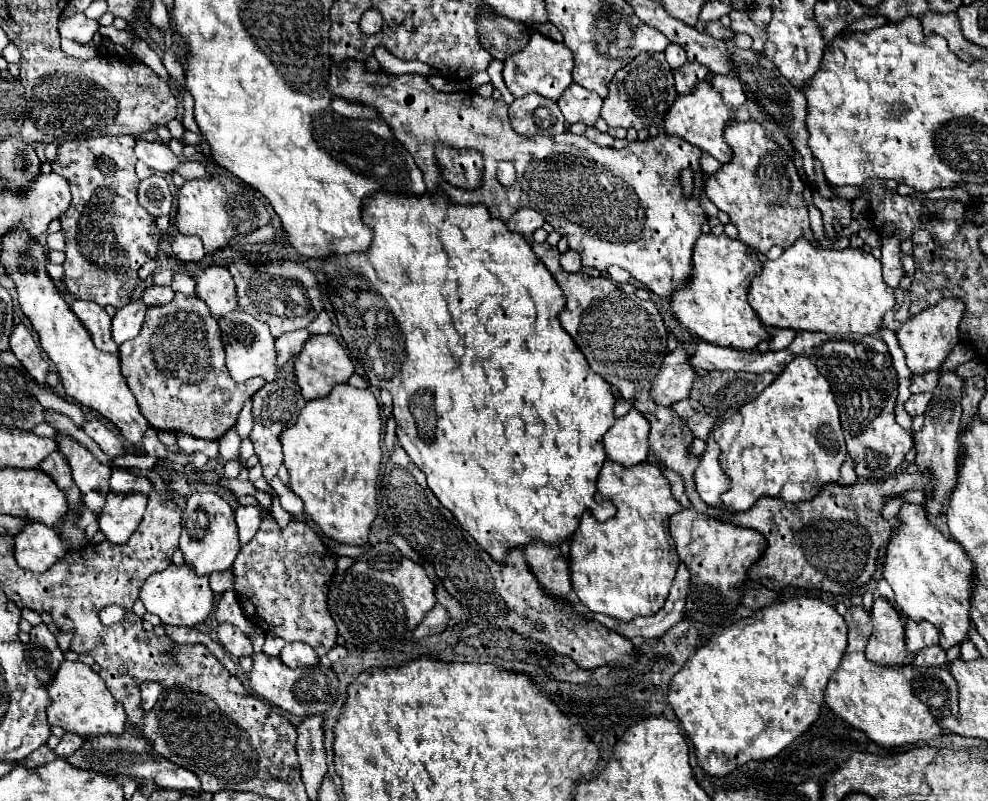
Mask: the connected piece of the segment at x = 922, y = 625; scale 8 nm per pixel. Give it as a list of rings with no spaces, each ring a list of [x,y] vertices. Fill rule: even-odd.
[[[909,620],[905,624],[905,642],[907,642],[907,650],[911,654],[917,654],[919,650],[939,642],[939,630],[935,630],[935,626],[931,626],[929,622],[911,622]]]

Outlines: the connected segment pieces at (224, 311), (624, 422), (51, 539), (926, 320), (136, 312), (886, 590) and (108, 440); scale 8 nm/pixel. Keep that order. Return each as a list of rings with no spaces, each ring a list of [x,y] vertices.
[[[205,266],[195,278],[195,284],[197,296],[205,300],[217,320],[239,308],[233,276],[225,266]]]
[[[635,408],[619,418],[605,434],[607,458],[621,466],[637,466],[649,458],[649,422]]]
[[[41,522],[27,524],[19,534],[15,534],[13,556],[15,562],[31,572],[45,572],[49,566],[65,556],[67,548],[53,528]]]
[[[947,298],[947,300],[941,300],[937,306],[931,306],[931,310],[923,310],[921,314],[909,318],[903,324],[903,328],[897,332],[897,338],[899,338],[901,350],[905,352],[907,366],[913,374],[921,376],[925,372],[941,370],[941,364],[947,360],[949,352],[959,342],[957,328],[961,318],[963,318],[963,302]]]
[[[131,300],[127,306],[119,308],[111,320],[111,338],[117,344],[135,338],[143,326],[145,310],[147,306],[141,300]]]
[[[880,580],[878,581],[877,583],[877,592],[880,596],[884,597],[886,600],[888,600],[897,610],[899,610],[899,613],[902,615],[902,616],[905,616],[904,612],[902,610],[900,610],[897,606],[897,604],[895,603],[895,599],[894,599],[894,592],[893,590],[891,589],[891,587],[889,586],[889,584],[884,580]]]
[[[91,420],[91,422],[85,422],[81,426],[81,430],[93,438],[93,442],[109,456],[109,458],[117,458],[117,456],[125,456],[125,450],[123,450],[123,444],[119,440],[119,436],[109,430],[103,422],[99,420]]]

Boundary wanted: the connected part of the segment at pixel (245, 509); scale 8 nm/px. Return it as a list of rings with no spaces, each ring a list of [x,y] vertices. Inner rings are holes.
[[[239,506],[239,510],[235,512],[235,518],[237,518],[239,542],[241,546],[245,546],[259,530],[263,512],[257,506]]]

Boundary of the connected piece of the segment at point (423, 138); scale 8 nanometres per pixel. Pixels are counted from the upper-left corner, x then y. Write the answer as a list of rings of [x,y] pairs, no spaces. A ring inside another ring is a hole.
[[[357,60],[335,64],[335,72],[327,86],[329,92],[379,110],[381,118],[395,132],[395,138],[403,142],[421,168],[427,194],[443,192],[451,204],[483,204],[491,218],[503,222],[521,208],[539,210],[545,222],[569,240],[569,248],[581,254],[583,266],[597,268],[599,272],[607,272],[613,264],[621,266],[637,282],[665,300],[687,286],[691,278],[693,246],[707,220],[699,204],[699,160],[703,152],[697,146],[665,134],[649,138],[647,142],[631,142],[623,150],[597,146],[585,136],[575,136],[571,132],[523,138],[511,128],[507,104],[503,100],[495,102],[473,90],[443,94],[433,90],[423,76],[369,74],[363,62]],[[437,142],[445,142],[453,148],[473,148],[483,154],[485,176],[479,190],[465,192],[449,186],[441,178],[433,154]],[[501,160],[511,160],[517,168],[517,182],[509,190],[495,178],[497,162]],[[685,168],[695,172],[691,198],[683,196],[679,184],[679,174]]]

